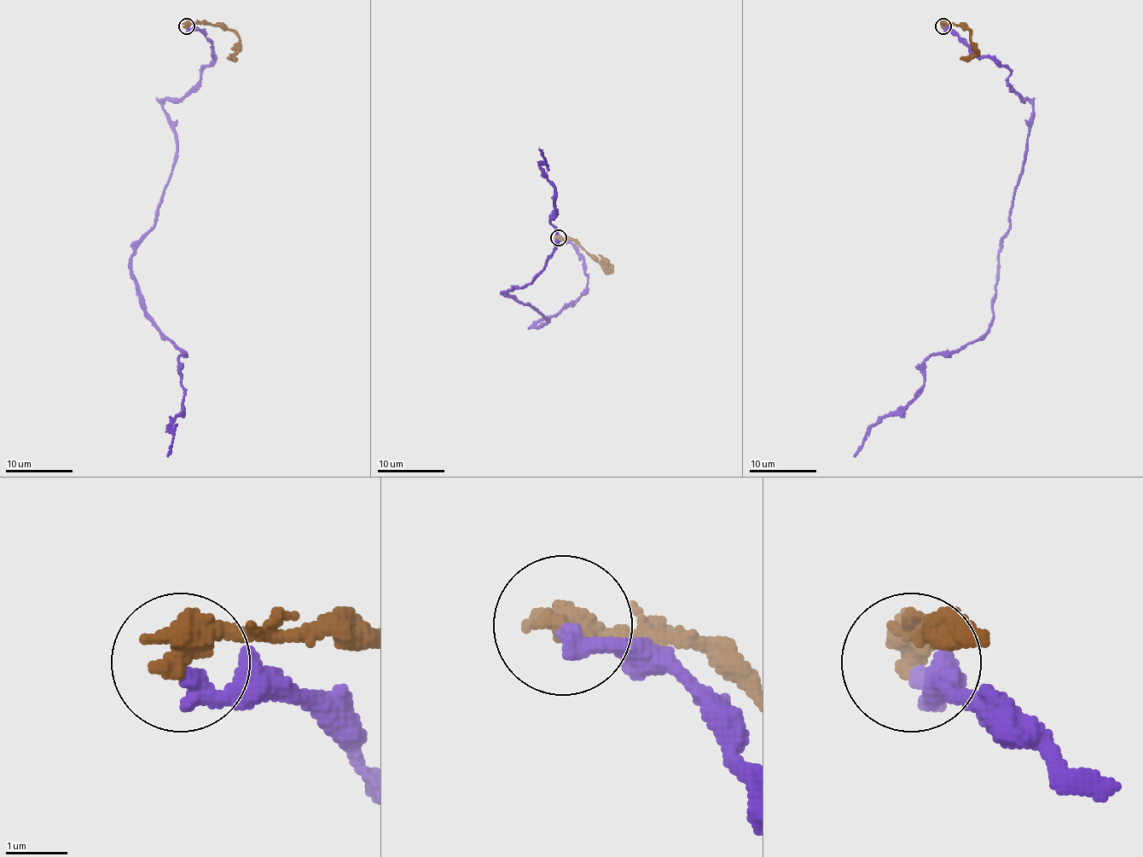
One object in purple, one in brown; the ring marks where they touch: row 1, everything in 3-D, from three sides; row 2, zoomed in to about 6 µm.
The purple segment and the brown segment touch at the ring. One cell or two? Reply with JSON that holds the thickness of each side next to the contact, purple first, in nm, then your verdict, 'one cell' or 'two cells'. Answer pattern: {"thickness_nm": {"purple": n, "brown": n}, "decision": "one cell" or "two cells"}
{"thickness_nm": {"purple": 320, "brown": 550}, "decision": "two cells"}

